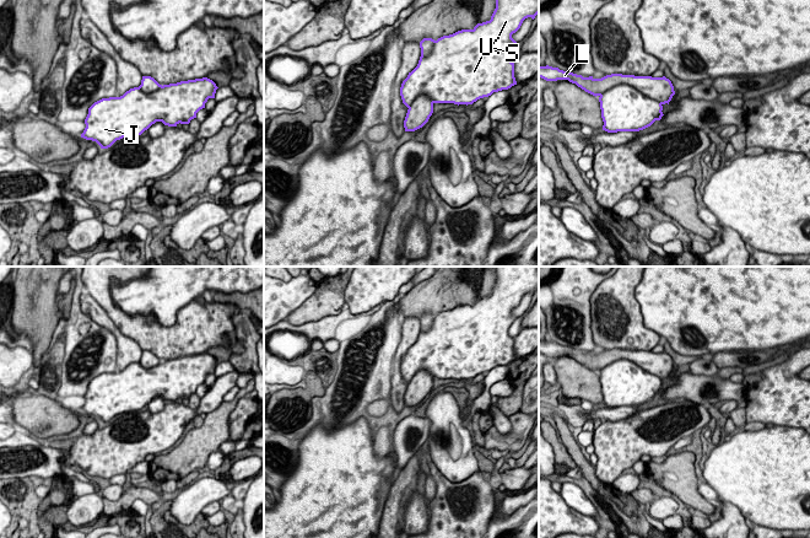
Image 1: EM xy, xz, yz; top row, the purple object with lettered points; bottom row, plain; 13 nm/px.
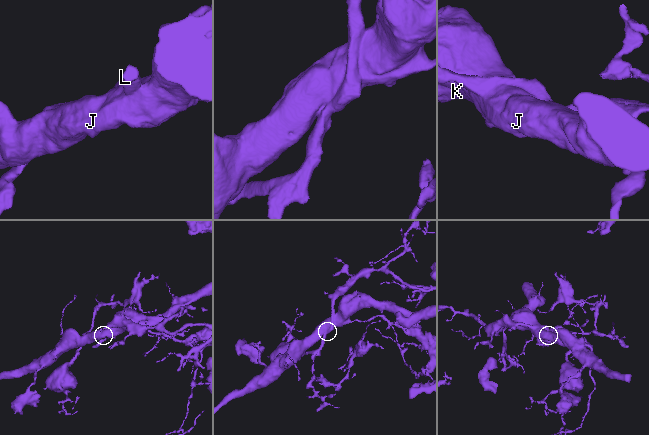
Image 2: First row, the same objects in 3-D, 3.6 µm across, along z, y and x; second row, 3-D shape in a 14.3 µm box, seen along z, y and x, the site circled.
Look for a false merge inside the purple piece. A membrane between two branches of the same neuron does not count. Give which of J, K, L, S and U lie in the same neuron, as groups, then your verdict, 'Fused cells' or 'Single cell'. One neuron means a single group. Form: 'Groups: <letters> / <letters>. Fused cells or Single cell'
Groups: J K S U / L. Fused cells

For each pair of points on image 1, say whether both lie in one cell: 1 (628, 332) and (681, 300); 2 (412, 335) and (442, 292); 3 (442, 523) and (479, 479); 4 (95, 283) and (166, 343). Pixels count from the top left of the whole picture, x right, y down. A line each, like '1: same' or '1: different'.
1: different
2: different
3: same
4: same

